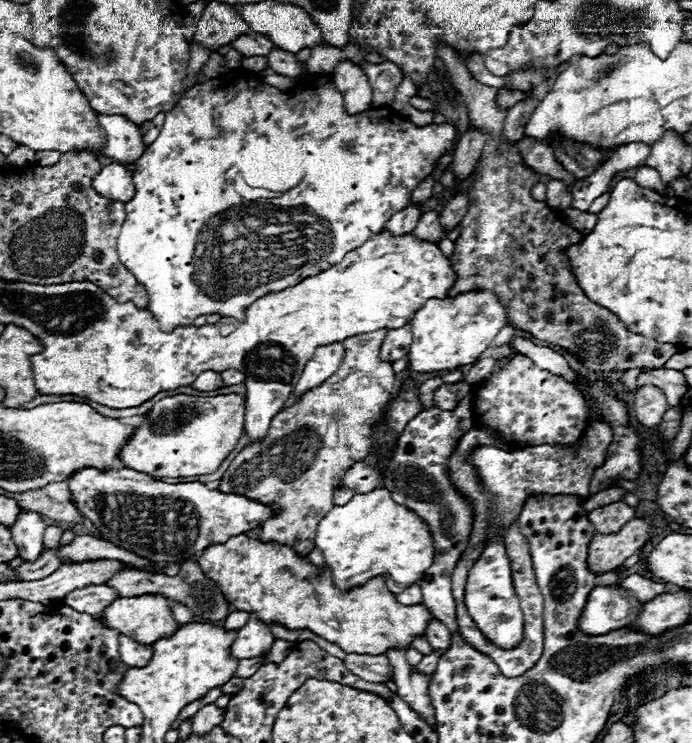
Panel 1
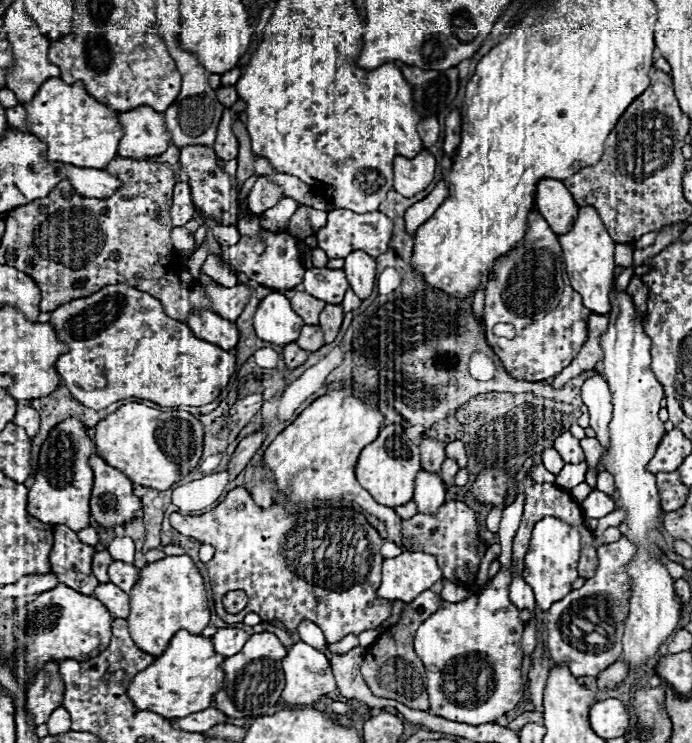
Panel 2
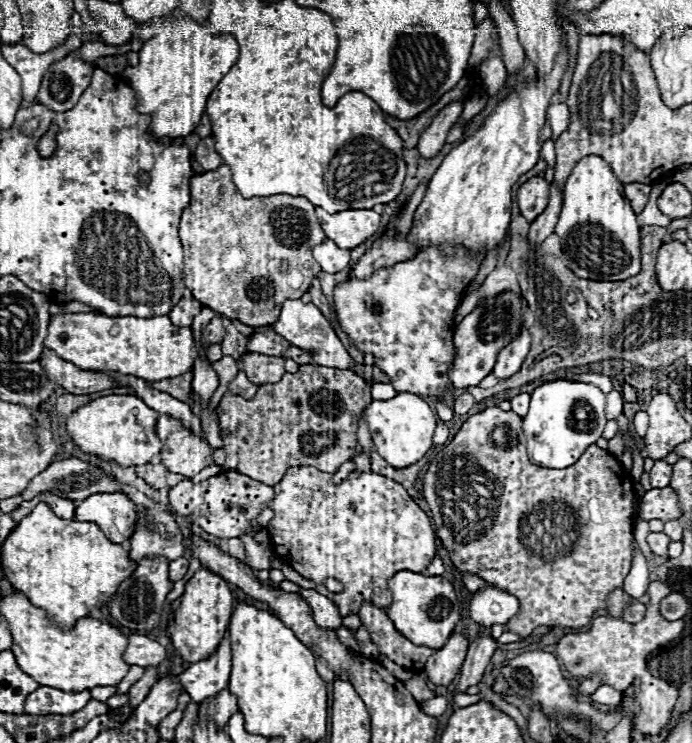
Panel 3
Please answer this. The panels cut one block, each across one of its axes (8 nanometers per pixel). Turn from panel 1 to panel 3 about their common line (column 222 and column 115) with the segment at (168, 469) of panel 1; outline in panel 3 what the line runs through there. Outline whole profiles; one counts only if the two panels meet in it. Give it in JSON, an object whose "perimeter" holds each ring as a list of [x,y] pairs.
{"perimeter":[[[102,396],[86,406],[78,408],[68,420],[66,430],[80,450],[96,454],[104,460],[114,460],[122,466],[140,466],[148,464],[152,456],[158,456],[162,450],[162,440],[156,434],[158,414],[150,410],[138,396]]]}

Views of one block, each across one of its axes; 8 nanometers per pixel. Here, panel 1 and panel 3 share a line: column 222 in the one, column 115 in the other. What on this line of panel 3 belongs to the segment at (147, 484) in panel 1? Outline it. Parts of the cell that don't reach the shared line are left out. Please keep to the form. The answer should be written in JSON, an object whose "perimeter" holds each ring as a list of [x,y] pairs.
{"perimeter":[[[122,492],[92,494],[76,508],[78,522],[94,522],[116,544],[122,544],[134,534],[140,520],[140,508]]]}

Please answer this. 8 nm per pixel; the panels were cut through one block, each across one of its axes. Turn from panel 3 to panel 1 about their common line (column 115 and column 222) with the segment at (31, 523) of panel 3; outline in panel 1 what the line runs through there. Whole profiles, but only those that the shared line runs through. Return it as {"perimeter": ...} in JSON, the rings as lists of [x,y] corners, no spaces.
{"perimeter":[[[248,534],[232,536],[226,544],[212,544],[200,552],[196,558],[198,566],[212,578],[218,586],[224,598],[228,598],[228,604],[232,604],[236,610],[254,612],[258,620],[264,624],[282,624],[288,630],[312,630],[314,634],[320,634],[320,638],[328,638],[328,642],[336,642],[344,652],[354,654],[384,654],[388,648],[408,648],[414,636],[420,636],[426,632],[426,626],[432,618],[426,606],[404,606],[400,604],[386,588],[384,576],[370,578],[364,586],[356,586],[352,590],[342,592],[332,582],[332,572],[324,568],[316,568],[310,564],[308,558],[300,558],[290,546],[280,546],[278,542],[260,542],[256,538],[250,538]]]}

